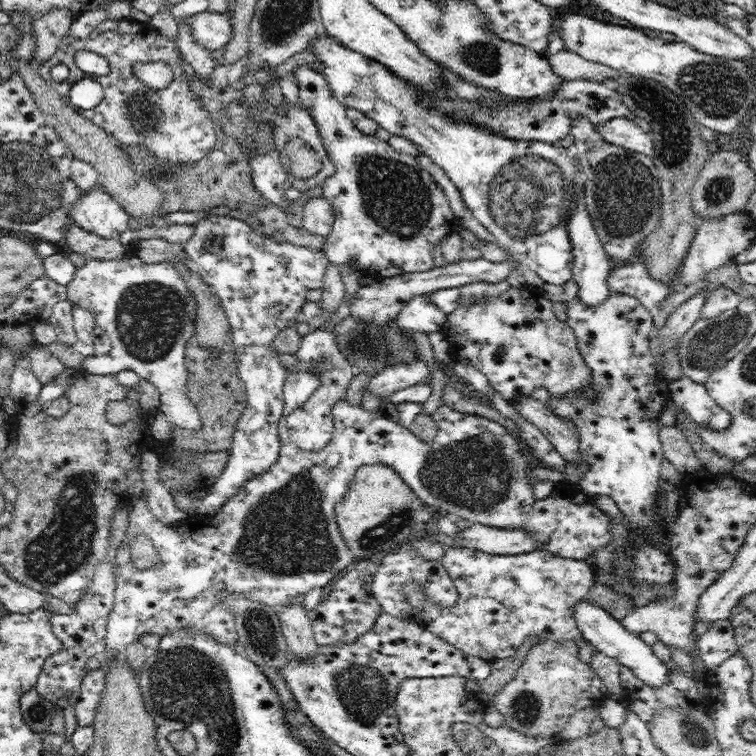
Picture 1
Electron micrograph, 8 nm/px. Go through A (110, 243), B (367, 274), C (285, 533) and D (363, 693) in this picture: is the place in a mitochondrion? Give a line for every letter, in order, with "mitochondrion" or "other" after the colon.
A: other
B: other
C: mitochondrion
D: mitochondrion

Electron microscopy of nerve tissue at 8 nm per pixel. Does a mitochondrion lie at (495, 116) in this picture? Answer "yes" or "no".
no

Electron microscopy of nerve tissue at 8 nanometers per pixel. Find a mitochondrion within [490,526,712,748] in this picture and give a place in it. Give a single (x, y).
(526, 708)

